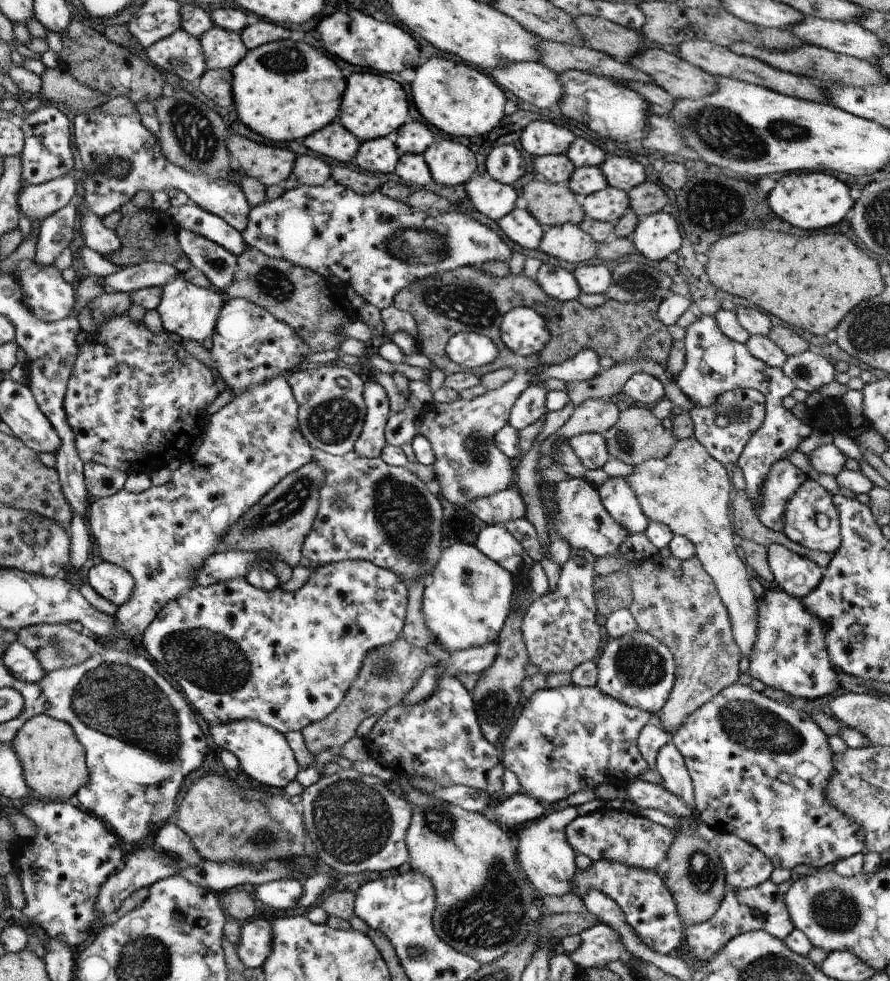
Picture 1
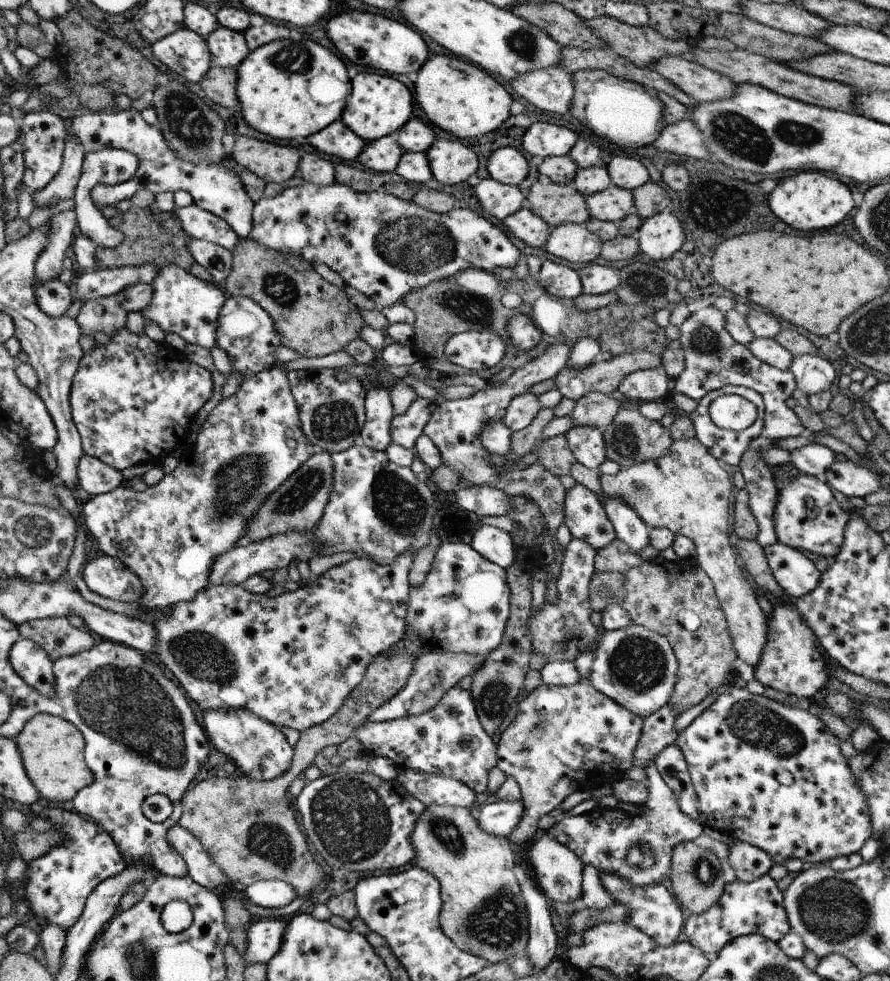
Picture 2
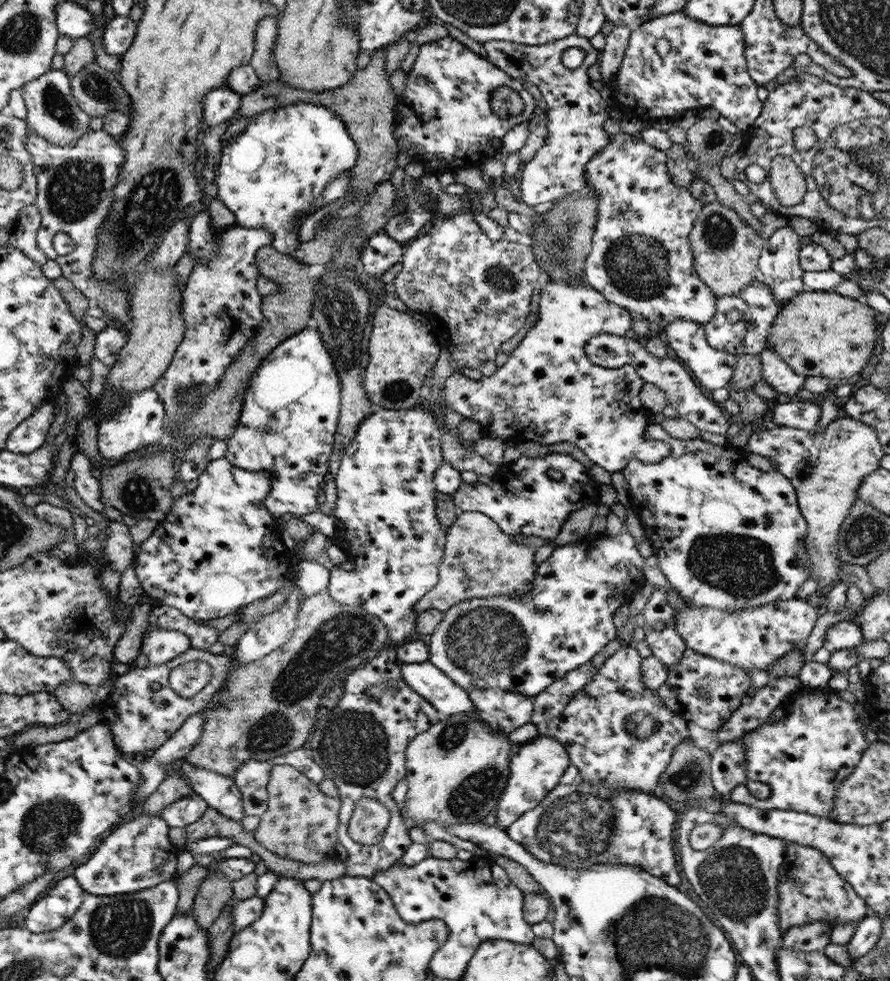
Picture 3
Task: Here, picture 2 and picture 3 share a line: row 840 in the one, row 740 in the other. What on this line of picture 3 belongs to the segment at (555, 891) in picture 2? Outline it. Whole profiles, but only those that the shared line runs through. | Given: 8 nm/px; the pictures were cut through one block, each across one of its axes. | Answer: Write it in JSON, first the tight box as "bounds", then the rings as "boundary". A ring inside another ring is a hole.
{"bounds":[496,735,571,829],"boundary":[[[540,735],[534,741],[515,747],[508,765],[508,783],[496,806],[496,826],[506,829],[527,810],[532,810],[556,786],[566,769],[571,766],[566,748],[548,736]]]}

